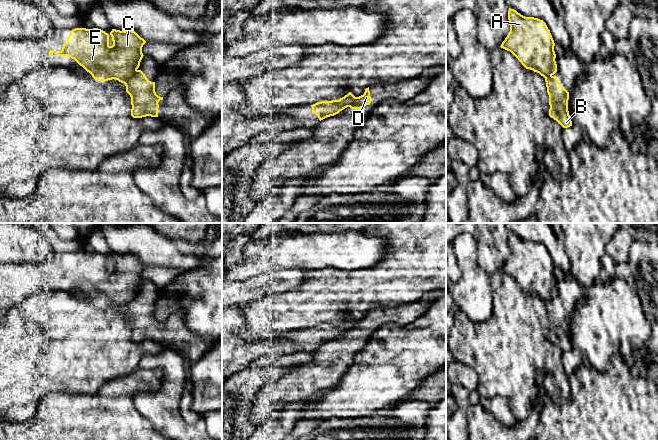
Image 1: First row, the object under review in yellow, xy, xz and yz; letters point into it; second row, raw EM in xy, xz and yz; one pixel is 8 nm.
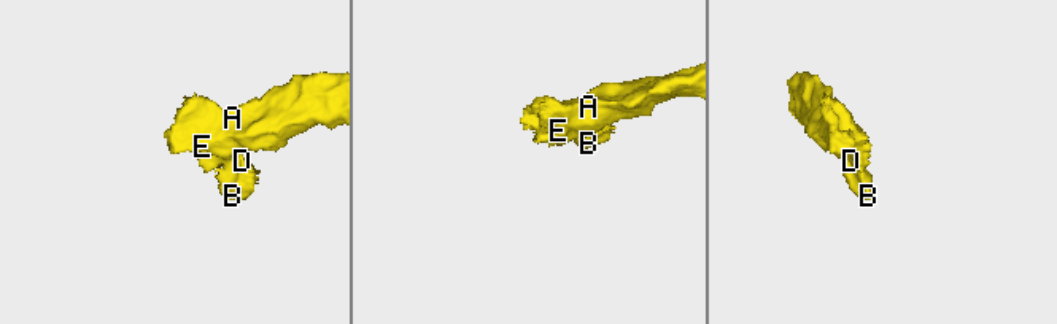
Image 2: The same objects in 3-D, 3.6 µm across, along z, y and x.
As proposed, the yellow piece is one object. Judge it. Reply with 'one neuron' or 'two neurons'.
two neurons

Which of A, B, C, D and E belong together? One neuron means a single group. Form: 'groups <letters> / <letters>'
groups A C E / B D

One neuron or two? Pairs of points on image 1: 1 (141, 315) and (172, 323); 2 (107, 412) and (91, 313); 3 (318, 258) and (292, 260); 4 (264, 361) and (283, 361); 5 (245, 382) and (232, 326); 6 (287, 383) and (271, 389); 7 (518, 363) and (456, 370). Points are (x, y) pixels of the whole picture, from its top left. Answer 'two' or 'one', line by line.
1: one
2: two
3: one
4: one
5: two
6: one
7: two

